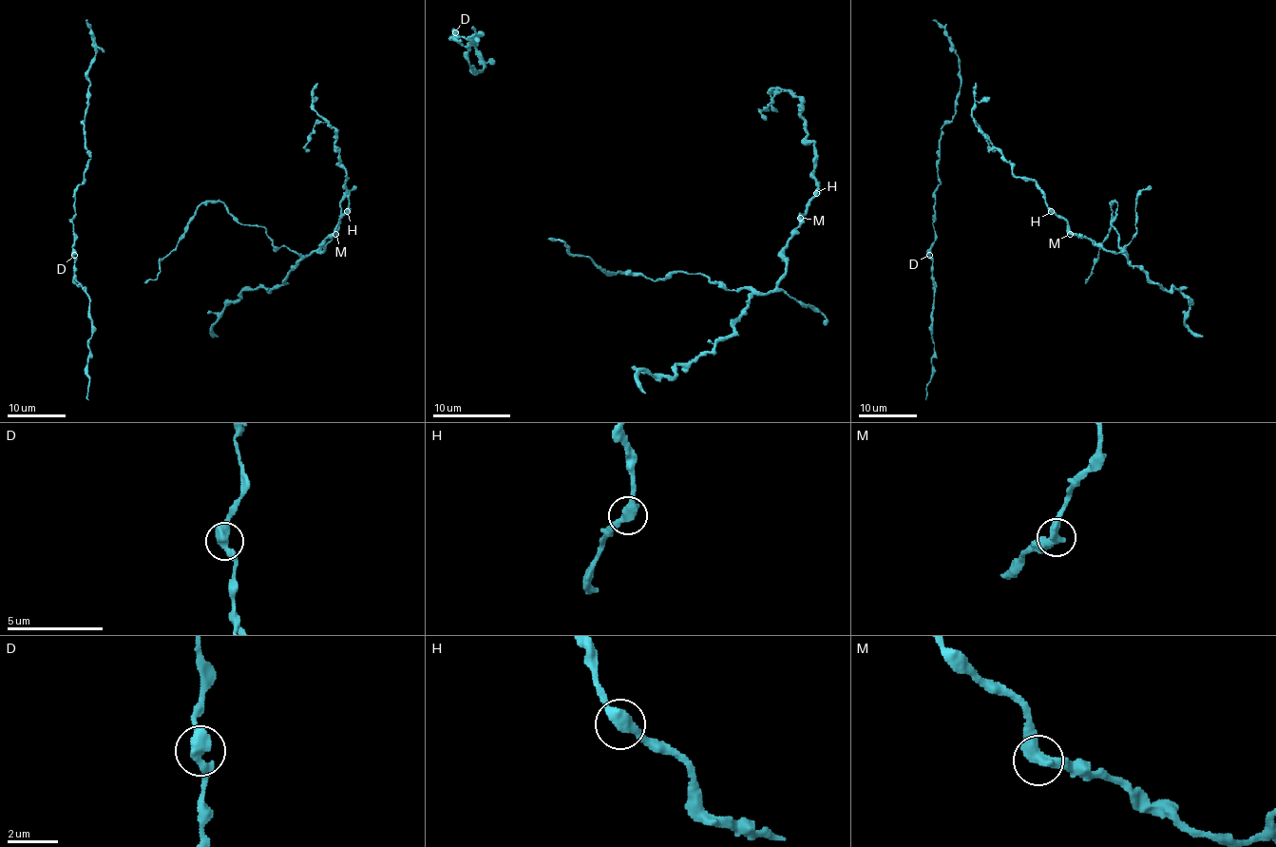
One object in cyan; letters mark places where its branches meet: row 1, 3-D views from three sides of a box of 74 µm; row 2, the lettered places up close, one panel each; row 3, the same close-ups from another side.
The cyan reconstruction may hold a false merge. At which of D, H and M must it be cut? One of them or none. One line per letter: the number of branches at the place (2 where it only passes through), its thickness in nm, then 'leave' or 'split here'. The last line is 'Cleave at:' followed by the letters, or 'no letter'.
D: branches 2; calibre 440 nm; leave
H: branches 2; calibre 440 nm; leave
M: branches 2; calibre 440 nm; leave
Cleave at: no letter

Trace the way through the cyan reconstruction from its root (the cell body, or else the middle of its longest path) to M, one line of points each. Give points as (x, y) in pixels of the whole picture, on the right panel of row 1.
M: (1097, 259), (1114, 202), (1116, 216), (1111, 224), (1127, 256), (1070, 234)

